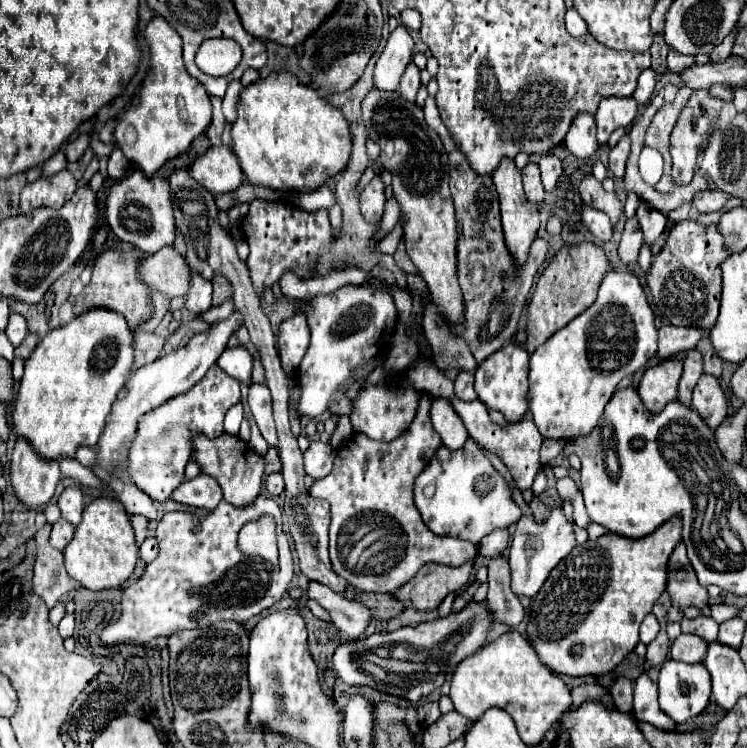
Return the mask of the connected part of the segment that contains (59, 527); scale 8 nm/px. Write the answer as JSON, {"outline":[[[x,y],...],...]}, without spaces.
{"outline":[[[57,520],[53,524],[53,530],[51,530],[51,546],[57,548],[57,550],[63,550],[71,540],[73,540],[73,534],[75,534],[75,526],[69,524],[67,520]]]}

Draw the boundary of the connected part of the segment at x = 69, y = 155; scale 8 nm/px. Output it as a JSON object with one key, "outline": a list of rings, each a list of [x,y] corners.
{"outline":[[[81,134],[75,142],[67,144],[65,146],[65,158],[67,158],[67,162],[77,162],[83,156],[83,152],[85,152],[87,146],[89,146],[89,134]]]}

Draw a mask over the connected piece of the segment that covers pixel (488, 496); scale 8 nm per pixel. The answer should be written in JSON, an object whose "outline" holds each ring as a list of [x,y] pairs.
{"outline":[[[469,438],[459,450],[441,446],[433,460],[417,476],[413,484],[413,496],[423,522],[433,534],[453,536],[473,544],[479,544],[483,536],[497,528],[509,528],[523,516],[509,492],[509,484],[491,466],[489,458],[473,442],[473,438]]]}

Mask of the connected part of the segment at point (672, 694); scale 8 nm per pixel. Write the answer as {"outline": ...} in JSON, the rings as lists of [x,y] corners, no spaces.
{"outline":[[[667,660],[663,664],[659,672],[659,706],[677,724],[701,714],[703,708],[709,704],[709,696],[711,696],[711,676],[701,662],[685,664],[677,660]]]}

